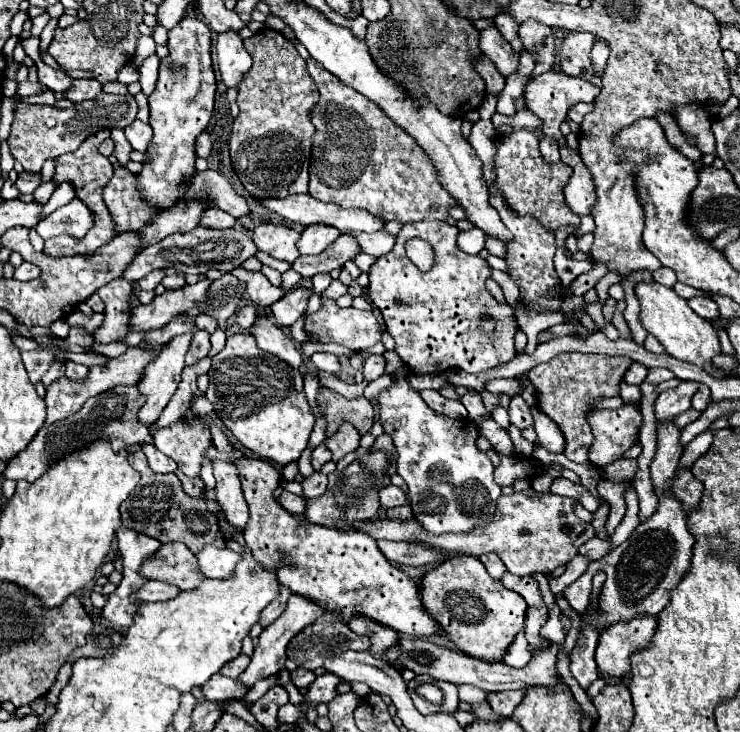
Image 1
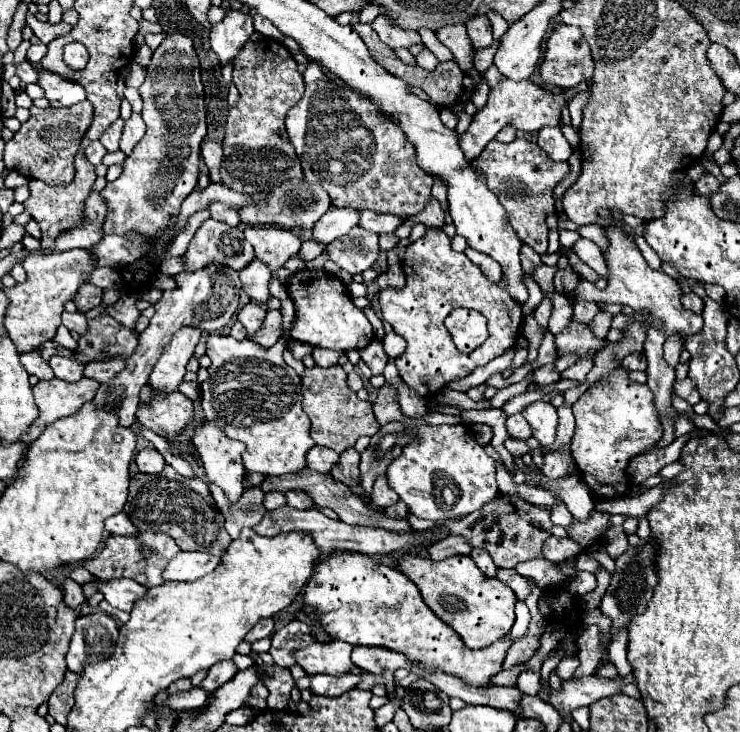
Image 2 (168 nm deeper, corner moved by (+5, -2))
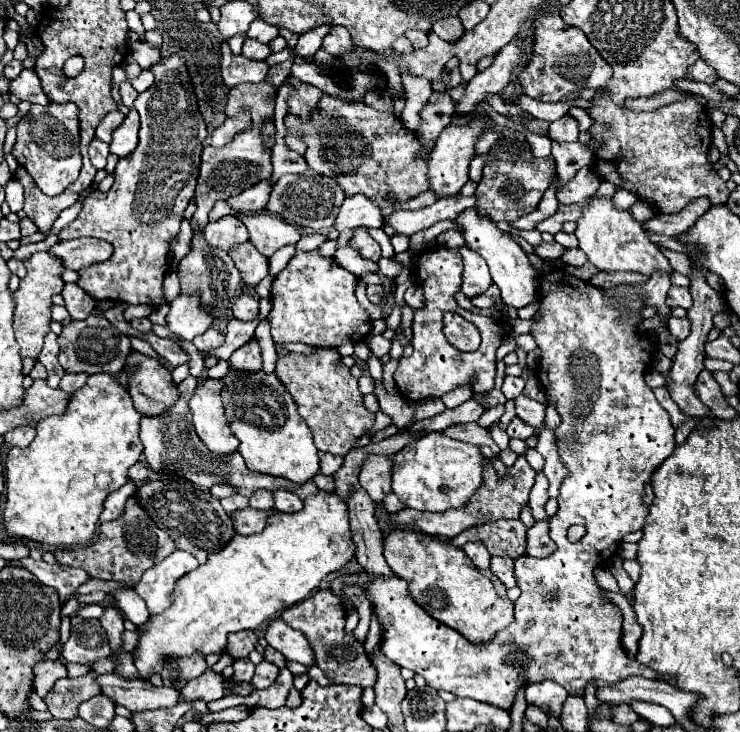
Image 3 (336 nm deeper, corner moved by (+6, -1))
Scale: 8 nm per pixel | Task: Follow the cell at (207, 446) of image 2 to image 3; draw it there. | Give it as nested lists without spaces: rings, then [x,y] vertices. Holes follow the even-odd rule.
[[[203,378],[189,400],[189,408],[193,414],[195,432],[207,448],[219,454],[231,454],[237,450],[239,442],[229,428],[229,420],[225,418],[225,408],[219,398],[221,390],[221,380]]]

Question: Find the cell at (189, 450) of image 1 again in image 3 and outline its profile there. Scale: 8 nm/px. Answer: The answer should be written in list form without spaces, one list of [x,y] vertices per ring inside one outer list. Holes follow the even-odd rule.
[[[131,350],[125,370],[133,372],[127,378],[127,390],[135,410],[143,416],[165,414],[177,402],[179,392],[171,380],[171,372],[157,358]]]

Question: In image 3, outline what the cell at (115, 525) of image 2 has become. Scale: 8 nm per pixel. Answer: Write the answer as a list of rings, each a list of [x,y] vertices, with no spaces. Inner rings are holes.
[[[127,482],[125,486],[121,486],[121,490],[115,490],[113,494],[109,494],[109,498],[105,500],[105,508],[101,512],[101,522],[111,522],[115,518],[121,516],[121,510],[125,508],[125,500],[133,494],[133,490],[137,490],[135,482]]]

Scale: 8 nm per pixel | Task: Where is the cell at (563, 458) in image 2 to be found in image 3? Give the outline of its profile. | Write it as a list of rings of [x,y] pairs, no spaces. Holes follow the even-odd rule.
[[[539,472],[537,478],[535,478],[535,486],[531,488],[531,496],[529,496],[529,508],[531,508],[531,514],[533,514],[535,522],[549,518],[549,516],[545,514],[545,502],[549,500],[547,486],[549,486],[549,482],[547,482],[545,474]]]

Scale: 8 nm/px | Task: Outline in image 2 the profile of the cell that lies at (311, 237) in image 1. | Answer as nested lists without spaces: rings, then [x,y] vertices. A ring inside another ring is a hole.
[[[330,207],[326,215],[322,215],[322,219],[318,219],[318,223],[312,227],[312,239],[322,245],[328,245],[334,239],[346,235],[352,227],[356,227],[358,219],[358,211],[354,209]]]

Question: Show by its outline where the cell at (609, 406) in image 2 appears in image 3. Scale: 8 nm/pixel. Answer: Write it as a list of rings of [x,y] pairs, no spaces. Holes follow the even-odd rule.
[[[555,268],[541,276],[539,286],[539,310],[533,316],[535,324],[531,328],[531,336],[541,350],[537,378],[545,388],[547,402],[553,404],[561,416],[561,424],[553,432],[557,438],[561,462],[565,462],[569,474],[559,488],[559,512],[549,520],[549,536],[557,544],[557,550],[543,560],[527,556],[515,560],[515,578],[517,586],[521,588],[521,596],[515,600],[513,622],[501,630],[501,634],[495,634],[489,642],[471,644],[453,628],[437,622],[421,606],[417,606],[407,592],[405,580],[399,576],[373,578],[367,574],[351,574],[337,578],[331,586],[331,590],[347,606],[347,612],[351,612],[353,606],[343,594],[343,582],[357,582],[363,586],[367,598],[373,604],[373,612],[385,626],[381,650],[389,660],[401,668],[409,668],[415,674],[421,674],[427,684],[437,690],[447,690],[455,696],[469,696],[475,700],[487,698],[487,702],[499,708],[511,708],[521,688],[525,688],[529,682],[543,682],[545,678],[559,682],[569,694],[581,696],[585,696],[585,686],[589,682],[595,682],[595,688],[601,688],[617,684],[627,676],[657,680],[653,670],[625,656],[619,642],[623,622],[621,610],[601,594],[593,574],[595,568],[603,566],[617,552],[625,534],[643,528],[649,514],[649,506],[643,502],[645,484],[651,480],[657,466],[661,466],[661,462],[675,450],[675,428],[669,422],[669,414],[665,414],[651,388],[645,384],[645,370],[651,366],[657,350],[653,340],[637,330],[645,320],[641,316],[641,310],[645,308],[645,304],[641,304],[641,290],[633,290],[631,284],[603,290],[569,274],[565,268]],[[573,524],[587,526],[587,534],[575,544],[567,540],[567,528]]]

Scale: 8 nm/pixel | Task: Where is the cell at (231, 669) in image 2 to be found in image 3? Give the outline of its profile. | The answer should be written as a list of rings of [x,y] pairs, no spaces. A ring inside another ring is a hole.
[[[207,670],[205,674],[201,674],[195,680],[189,680],[181,688],[181,702],[195,702],[195,700],[213,702],[223,696],[225,696],[225,688],[223,688],[221,676],[211,670]]]

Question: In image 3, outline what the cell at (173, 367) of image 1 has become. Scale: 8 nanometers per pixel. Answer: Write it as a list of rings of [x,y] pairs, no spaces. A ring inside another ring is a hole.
[[[177,294],[169,306],[171,310],[167,314],[167,326],[177,332],[181,340],[191,342],[213,322],[213,316],[207,310],[201,310],[201,302],[197,302],[193,294]]]

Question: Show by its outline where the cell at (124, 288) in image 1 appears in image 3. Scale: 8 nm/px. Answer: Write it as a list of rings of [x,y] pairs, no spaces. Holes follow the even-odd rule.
[[[65,284],[61,296],[63,296],[65,308],[73,320],[85,320],[91,314],[91,310],[95,308],[95,300],[87,292],[83,292],[77,284]]]

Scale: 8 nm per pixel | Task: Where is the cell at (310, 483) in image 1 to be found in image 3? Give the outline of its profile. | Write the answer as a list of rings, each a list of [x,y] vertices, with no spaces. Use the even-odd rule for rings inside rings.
[[[277,490],[273,492],[273,508],[279,512],[299,512],[303,508],[303,502],[297,494],[287,492],[287,490]]]

